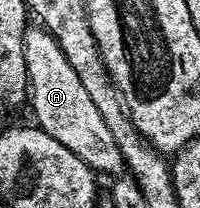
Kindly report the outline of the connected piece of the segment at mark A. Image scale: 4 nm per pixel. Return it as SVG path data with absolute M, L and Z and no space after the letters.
M40 26L27 27L25 34L25 67L28 68L30 92L28 102L30 109L34 112L35 123L42 130L52 136L54 140L63 144L64 148L69 148L76 156L80 157L92 171L96 174L104 172L109 176L120 176L125 173L125 162L123 154L120 152L116 138L105 124L103 116L97 111L96 104L92 101L92 96L85 91L84 84L80 81L80 76L73 71L71 64L64 57L64 52L47 31Z

